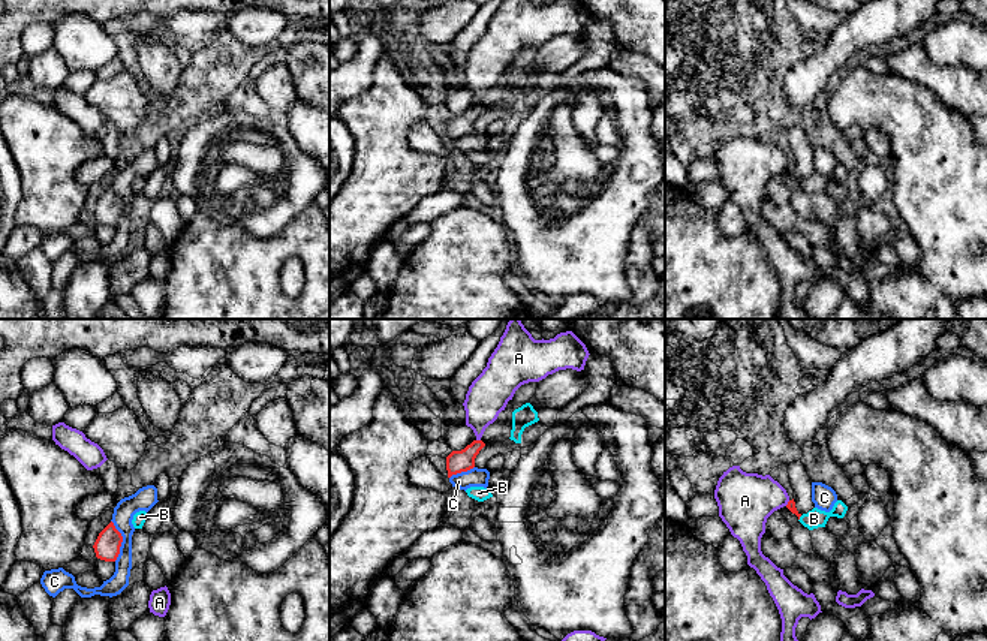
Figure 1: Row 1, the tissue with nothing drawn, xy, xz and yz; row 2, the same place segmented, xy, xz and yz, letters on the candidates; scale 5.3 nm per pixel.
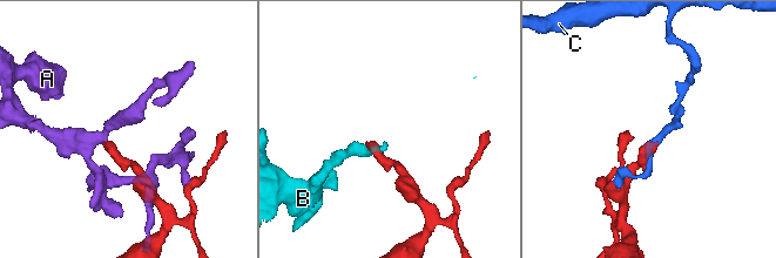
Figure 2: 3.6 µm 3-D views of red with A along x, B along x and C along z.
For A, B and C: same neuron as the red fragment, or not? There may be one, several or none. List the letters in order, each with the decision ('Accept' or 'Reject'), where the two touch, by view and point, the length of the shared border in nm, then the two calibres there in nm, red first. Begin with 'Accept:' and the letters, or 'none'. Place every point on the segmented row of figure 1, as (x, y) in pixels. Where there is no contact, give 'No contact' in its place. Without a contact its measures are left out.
Accept: none
A: Reject. Touches red at xz (478, 441). Shared border 30 nm. Thickness 120 nm (red) against 220 nm
B: Reject. Touches red at yz (799, 518). Shared border 40 nm. Thickness 50 nm (red) against 100 nm
C: Reject. Touches red at xy (122, 541). Shared border 220 nm. Thickness 140 nm (red) against 110 nm

